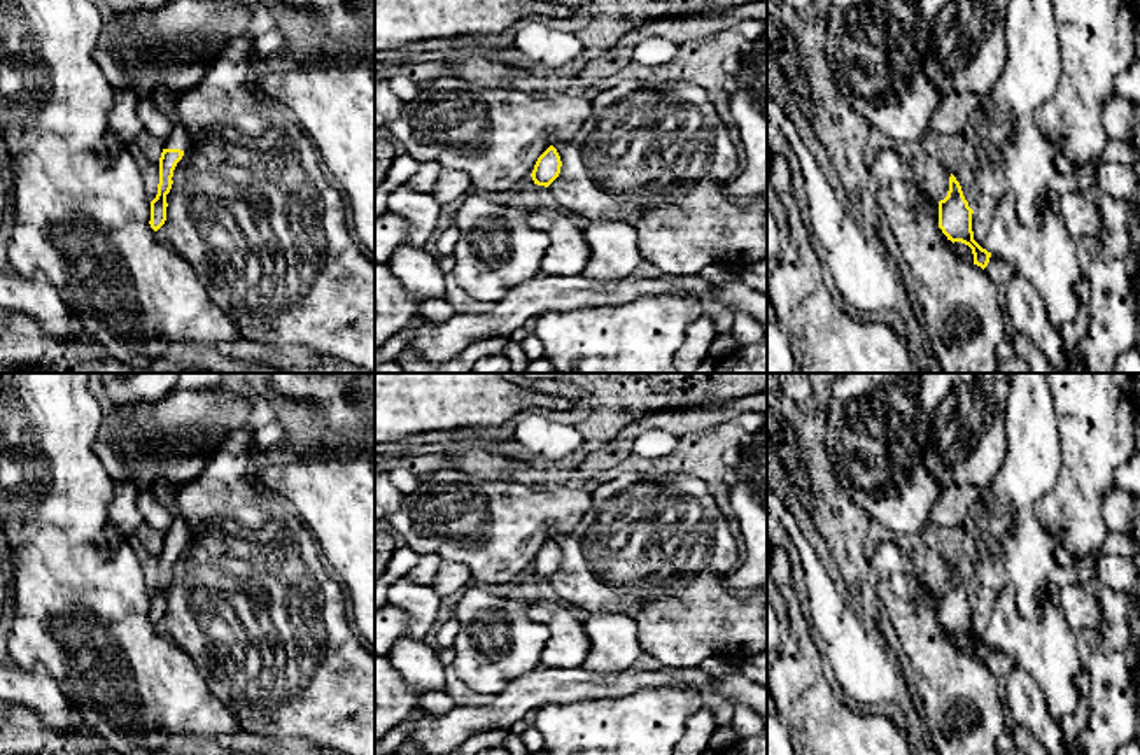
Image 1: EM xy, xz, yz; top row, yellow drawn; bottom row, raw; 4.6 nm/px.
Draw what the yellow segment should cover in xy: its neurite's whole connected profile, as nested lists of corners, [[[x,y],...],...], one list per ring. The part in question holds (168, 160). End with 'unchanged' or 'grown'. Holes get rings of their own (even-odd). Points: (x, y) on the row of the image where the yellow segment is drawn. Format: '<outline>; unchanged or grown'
[[[158,88],[149,95],[151,102],[172,119],[172,131],[163,142],[163,152],[159,158],[159,184],[158,194],[151,201],[151,228],[158,231],[166,221],[166,194],[172,189],[172,177],[177,163],[182,159],[184,151],[189,147],[187,131],[179,117],[177,96],[165,88]]]; grown

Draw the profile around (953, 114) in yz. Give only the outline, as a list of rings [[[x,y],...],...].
[[[972,93],[942,95],[930,121],[930,138],[967,135],[970,119],[981,107],[981,98]]]

